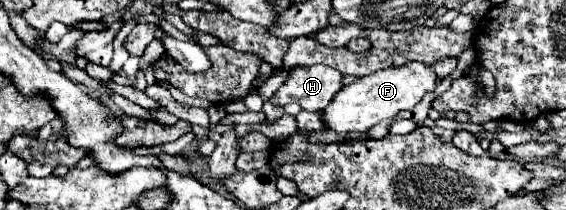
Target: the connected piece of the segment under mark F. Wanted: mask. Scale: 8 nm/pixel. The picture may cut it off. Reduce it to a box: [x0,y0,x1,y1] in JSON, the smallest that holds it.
[323,62,437,132]

